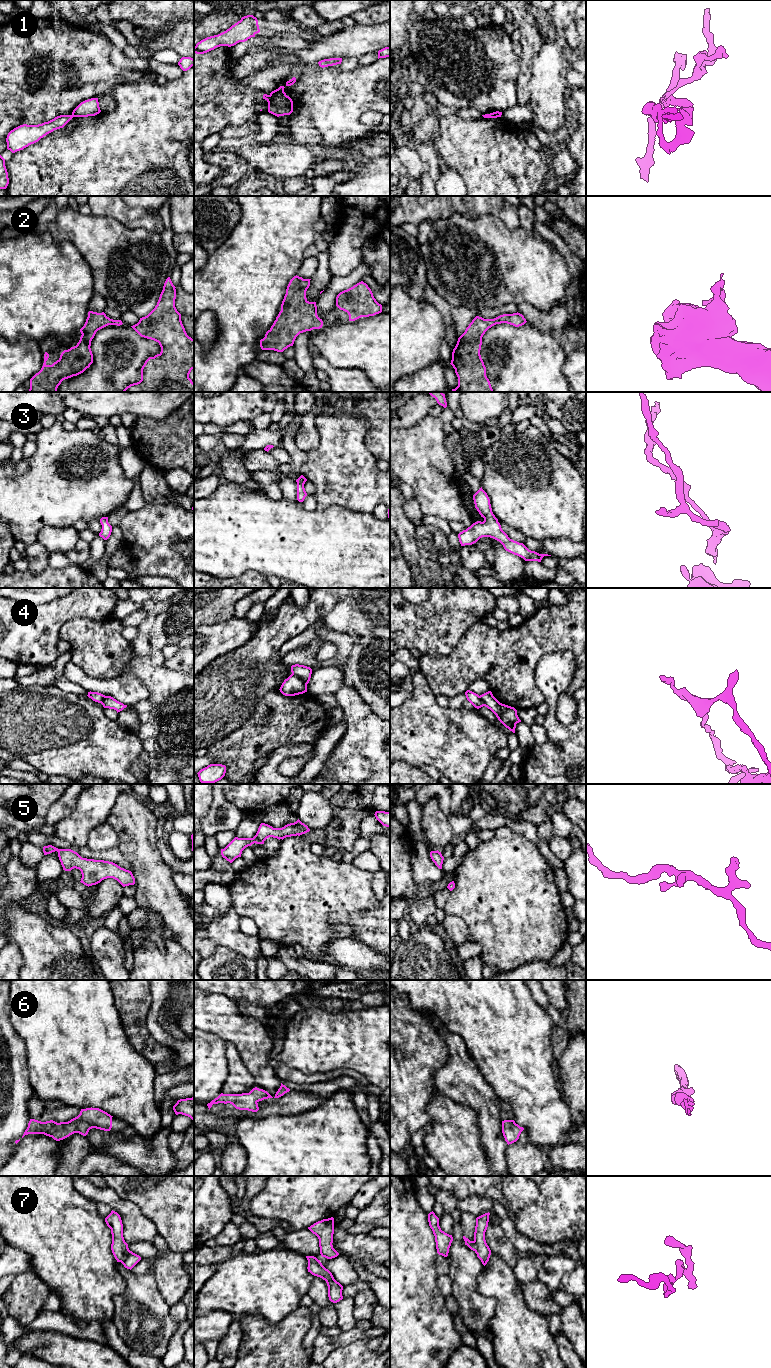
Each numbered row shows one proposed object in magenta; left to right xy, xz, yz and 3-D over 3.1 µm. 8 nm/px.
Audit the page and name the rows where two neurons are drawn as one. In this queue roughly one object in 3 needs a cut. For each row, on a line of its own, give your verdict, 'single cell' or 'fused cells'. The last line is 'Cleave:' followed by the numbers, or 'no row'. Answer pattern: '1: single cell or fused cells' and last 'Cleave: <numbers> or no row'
1: fused cells
2: single cell
3: single cell
4: fused cells
5: single cell
6: single cell
7: single cell
Cleave: 1, 4

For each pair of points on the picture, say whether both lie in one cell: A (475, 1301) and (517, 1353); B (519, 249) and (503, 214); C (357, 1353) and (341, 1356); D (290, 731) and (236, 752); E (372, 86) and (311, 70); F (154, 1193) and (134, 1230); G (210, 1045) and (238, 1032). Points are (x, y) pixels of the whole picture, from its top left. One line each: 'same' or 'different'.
A: different
B: different
C: same
D: same
E: same
F: different
G: different

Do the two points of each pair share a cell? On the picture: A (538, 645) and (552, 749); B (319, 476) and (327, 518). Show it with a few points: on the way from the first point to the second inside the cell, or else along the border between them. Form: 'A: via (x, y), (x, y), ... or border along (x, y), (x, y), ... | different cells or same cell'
A: border along (562, 649), (549, 652), (538, 661), (534, 681) | different cells
B: border along (317, 508), (340, 505), (349, 509) | different cells

